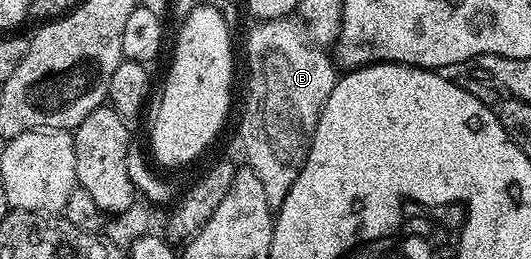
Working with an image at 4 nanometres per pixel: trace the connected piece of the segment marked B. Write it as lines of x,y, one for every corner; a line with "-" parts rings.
290,16
258,21
245,46
249,53
249,95
245,98
245,115
241,118
241,146
249,161
246,162
248,169
259,176
269,209
274,212
280,210
283,200
287,200
291,184
295,184
299,172
305,167
319,116
339,77
334,59
330,55
329,59
319,47
309,43
308,32
295,19
296,17

